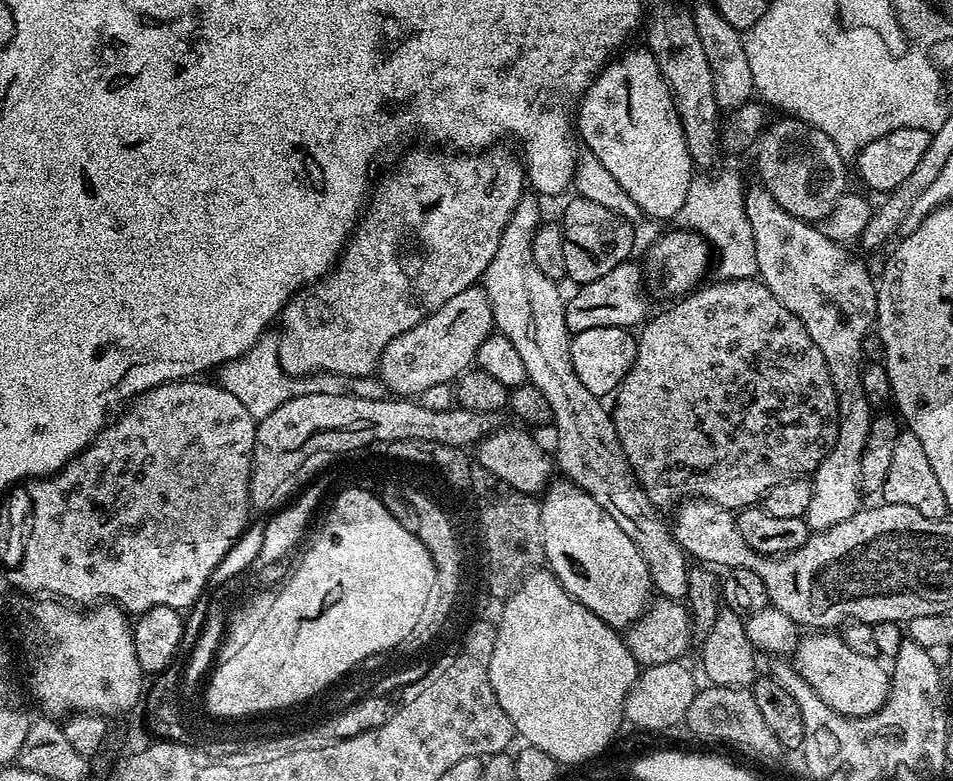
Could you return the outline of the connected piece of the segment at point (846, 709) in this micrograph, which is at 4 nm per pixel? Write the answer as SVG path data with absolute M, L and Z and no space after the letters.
M820 630L797 643L794 653L796 673L838 714L848 717L872 718L887 702L890 672L879 664L877 657L866 657L852 650L843 635L832 630Z

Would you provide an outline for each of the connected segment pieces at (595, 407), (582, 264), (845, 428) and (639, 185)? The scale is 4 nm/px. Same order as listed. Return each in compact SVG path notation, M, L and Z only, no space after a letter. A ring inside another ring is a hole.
M525 194L514 206L514 214L510 222L506 222L506 230L502 232L502 238L498 242L498 250L494 250L494 258L490 266L486 266L482 277L482 287L488 296L492 307L492 323L499 335L510 338L514 350L522 358L522 366L526 366L528 375L527 383L533 384L538 390L542 390L546 402L550 402L552 411L552 424L556 428L556 452L554 460L565 477L577 484L614 522L630 537L630 542L638 546L638 554L646 562L646 570L650 570L652 587L665 600L685 599L688 590L688 570L690 567L689 557L684 547L672 537L672 530L667 519L663 520L661 511L650 502L645 494L644 488L636 481L632 472L630 462L622 450L622 442L618 442L618 430L612 421L611 411L606 407L605 401L599 396L590 394L582 382L578 382L578 374L574 374L574 362L572 361L572 342L570 333L566 326L564 309L566 307L566 296L560 293L561 285L555 280L546 278L538 266L534 266L534 234L541 227L540 204L541 201L535 195Z
M572 198L564 208L564 224L562 223L567 279L573 280L573 285L576 286L589 284L625 263L631 257L628 255L632 252L632 228L633 225L614 214L614 210L606 210L606 206L590 202L590 198Z
M762 186L749 187L745 191L745 212L749 218L750 226L754 232L754 247L757 251L759 279L806 326L806 334L822 350L822 358L826 358L826 366L830 374L830 382L836 391L838 402L838 438L834 438L834 446L822 458L822 462L811 473L812 485L816 492L820 492L820 484L824 484L824 492L832 496L832 500L840 500L840 496L862 496L860 480L836 480L836 472L860 472L862 470L862 454L866 450L866 438L870 434L870 426L874 415L874 407L869 403L867 392L863 388L862 365L865 363L862 342L866 334L873 331L876 323L876 293L878 291L877 281L856 260L851 260L844 253L841 245L826 236L815 223L799 220L790 215L767 190ZM824 472L832 472L832 488L828 488L828 476Z
M647 50L627 52L605 64L580 97L574 112L574 128L579 139L580 136L584 139L583 147L610 170L618 186L634 198L645 217L672 220L686 202L694 175L692 156L688 152L676 99L658 62Z

